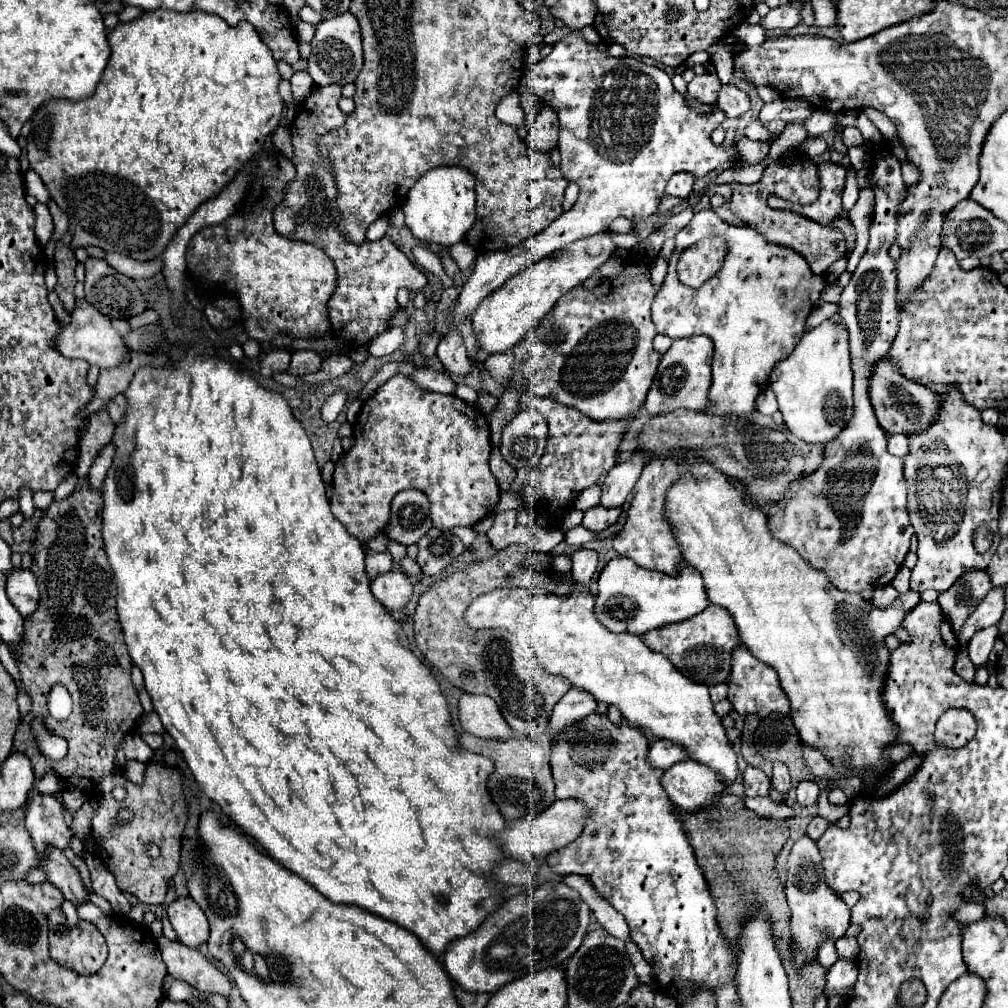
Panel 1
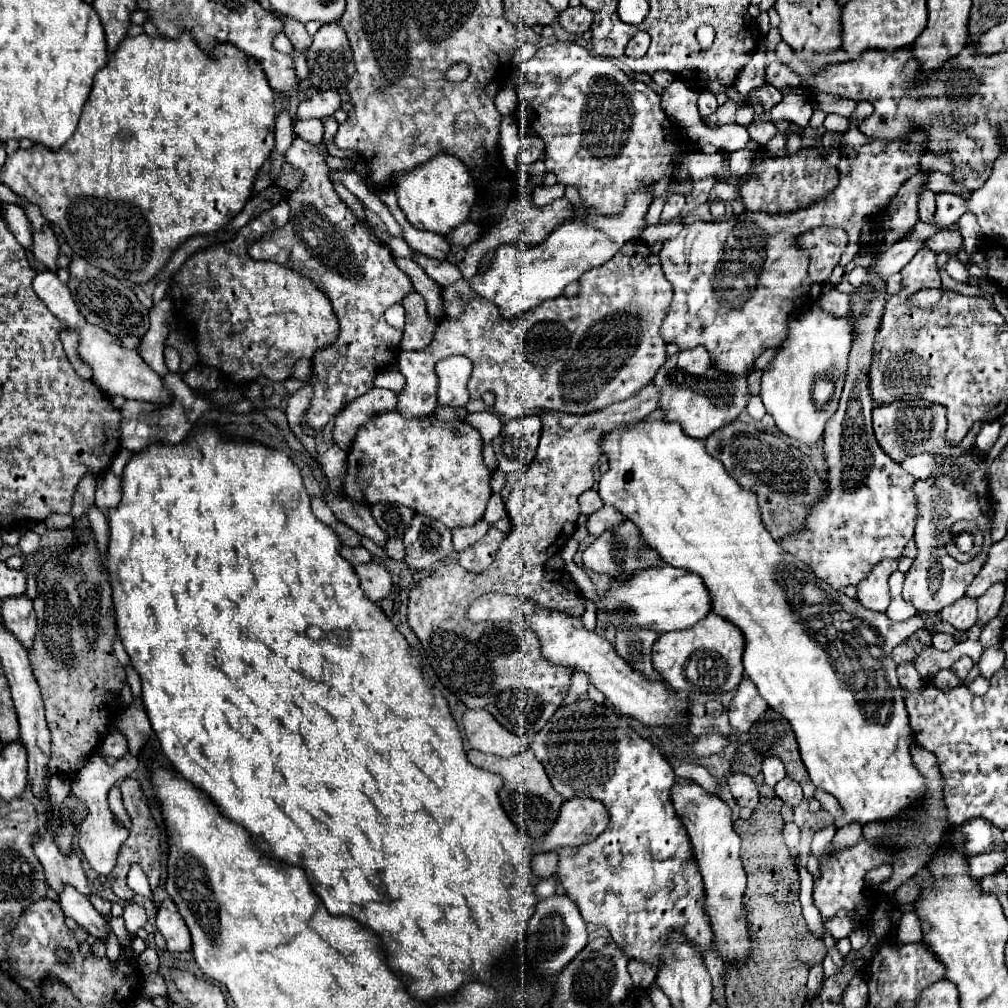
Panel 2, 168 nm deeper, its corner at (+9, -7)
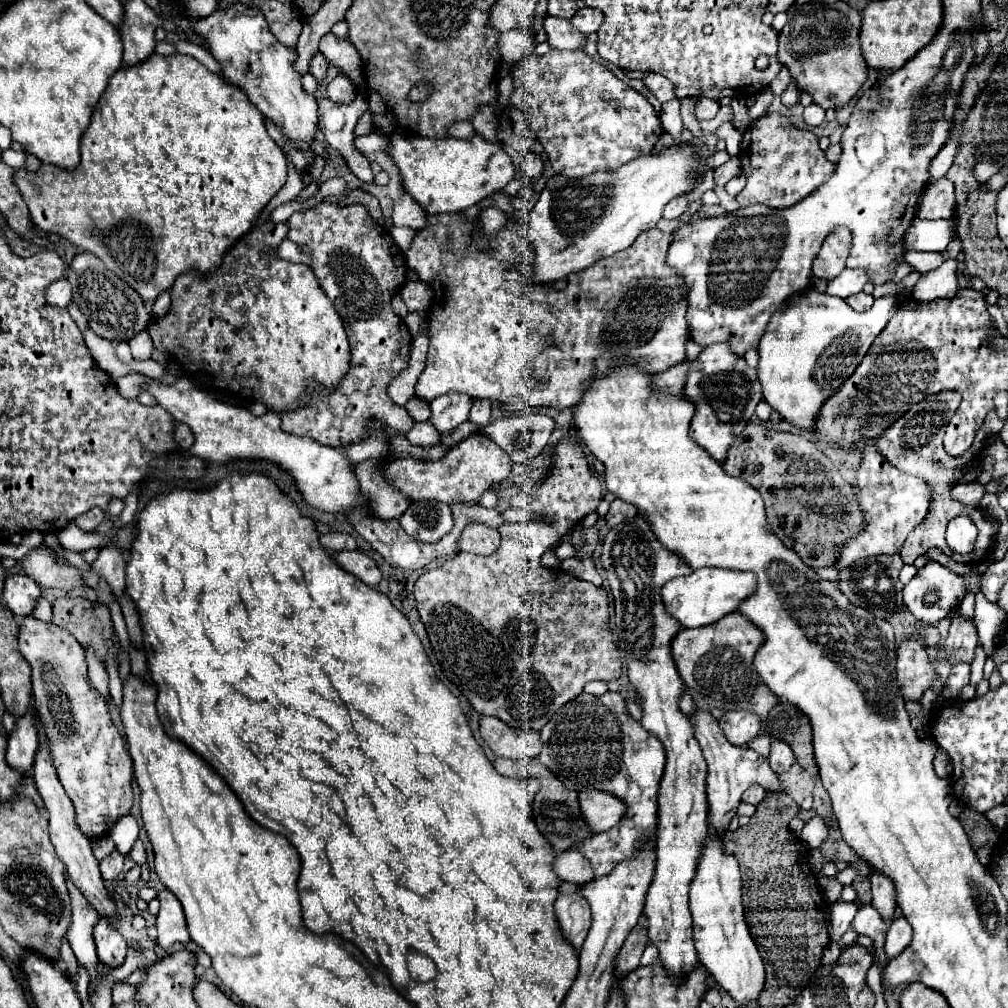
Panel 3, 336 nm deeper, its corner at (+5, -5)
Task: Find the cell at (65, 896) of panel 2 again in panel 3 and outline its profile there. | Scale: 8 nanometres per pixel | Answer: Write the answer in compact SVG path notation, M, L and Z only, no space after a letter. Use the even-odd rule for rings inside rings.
M99 919L95 925L95 943L101 963L105 963L111 969L123 965L127 955L127 941L105 919Z

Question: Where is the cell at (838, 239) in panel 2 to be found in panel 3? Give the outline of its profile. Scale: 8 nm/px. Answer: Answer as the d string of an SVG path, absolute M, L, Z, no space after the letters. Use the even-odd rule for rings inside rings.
M837 227L825 239L819 255L813 261L813 275L819 279L835 279L845 269L845 259L851 249L851 233L845 227Z

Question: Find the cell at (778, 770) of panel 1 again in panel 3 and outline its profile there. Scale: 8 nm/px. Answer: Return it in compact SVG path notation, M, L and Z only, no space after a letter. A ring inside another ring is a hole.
M773 739L773 741L771 741L769 763L771 763L771 769L773 769L775 773L783 773L783 771L787 771L787 769L795 763L795 755L793 755L791 747L789 747L785 741Z

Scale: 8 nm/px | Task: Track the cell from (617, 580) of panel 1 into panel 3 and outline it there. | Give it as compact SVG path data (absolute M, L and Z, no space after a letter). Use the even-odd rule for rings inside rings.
M705 567L697 569L687 577L677 577L669 581L663 589L665 607L683 627L705 627L713 625L721 617L735 613L739 605L751 597L757 589L757 575L751 571L731 571L731 569L717 569Z

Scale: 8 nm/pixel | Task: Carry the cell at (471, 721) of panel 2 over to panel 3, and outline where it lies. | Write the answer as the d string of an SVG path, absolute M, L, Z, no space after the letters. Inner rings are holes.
M481 717L481 737L497 757L535 759L541 753L539 731L509 727L497 717Z

